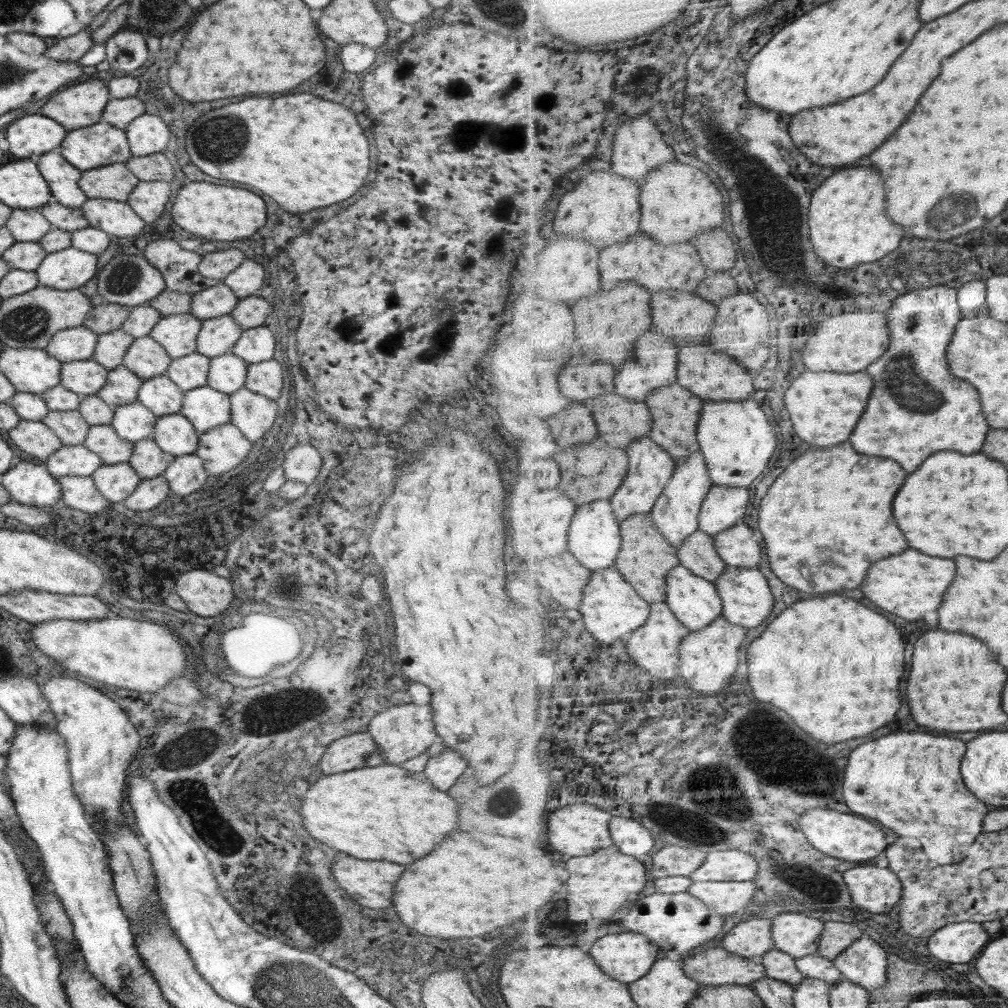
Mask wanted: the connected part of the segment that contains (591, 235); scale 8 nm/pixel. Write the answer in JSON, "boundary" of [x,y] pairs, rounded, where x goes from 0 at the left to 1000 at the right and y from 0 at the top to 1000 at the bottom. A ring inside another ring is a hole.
{"boundary":[[[607,169],[579,172],[570,179],[571,183],[563,186],[560,198],[557,198],[556,208],[553,208],[554,233],[577,234],[583,236],[585,240],[591,240],[591,244],[599,248],[635,230],[637,224],[635,192],[638,192],[638,188],[635,188],[636,183],[629,181],[627,177],[613,175]]]}

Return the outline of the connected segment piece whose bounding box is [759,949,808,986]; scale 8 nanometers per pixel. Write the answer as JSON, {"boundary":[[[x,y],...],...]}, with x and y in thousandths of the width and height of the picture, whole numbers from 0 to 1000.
{"boundary":[[[769,941],[753,951],[761,958],[762,969],[792,978],[801,972],[801,966],[793,961],[792,952],[786,946]]]}

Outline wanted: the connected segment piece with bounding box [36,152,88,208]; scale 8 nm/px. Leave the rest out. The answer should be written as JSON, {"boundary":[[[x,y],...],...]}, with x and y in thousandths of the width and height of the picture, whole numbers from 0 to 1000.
{"boundary":[[[52,151],[42,153],[36,162],[57,200],[62,204],[80,206],[87,197],[83,189],[77,187],[81,170],[67,163],[60,153]]]}

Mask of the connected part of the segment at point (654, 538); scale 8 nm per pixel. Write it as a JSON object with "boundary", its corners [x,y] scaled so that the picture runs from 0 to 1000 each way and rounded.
{"boundary":[[[647,509],[626,512],[617,520],[618,545],[610,562],[643,597],[659,597],[663,593],[663,572],[676,561],[674,547],[651,520]]]}

